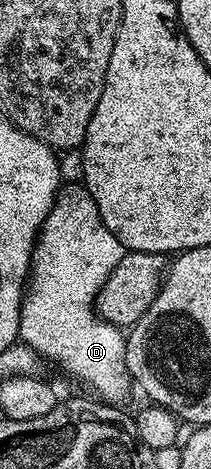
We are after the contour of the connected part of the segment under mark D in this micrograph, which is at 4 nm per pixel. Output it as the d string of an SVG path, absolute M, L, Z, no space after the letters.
M65 183L56 193L56 201L50 214L44 219L36 249L32 252L32 266L26 281L24 299L20 302L19 339L36 351L41 361L57 364L64 372L69 372L76 380L89 384L95 395L104 402L120 402L128 396L130 377L124 365L125 333L115 324L106 322L96 311L96 298L99 296L106 278L122 262L126 251L124 244L102 222L98 206L87 188L79 183Z

